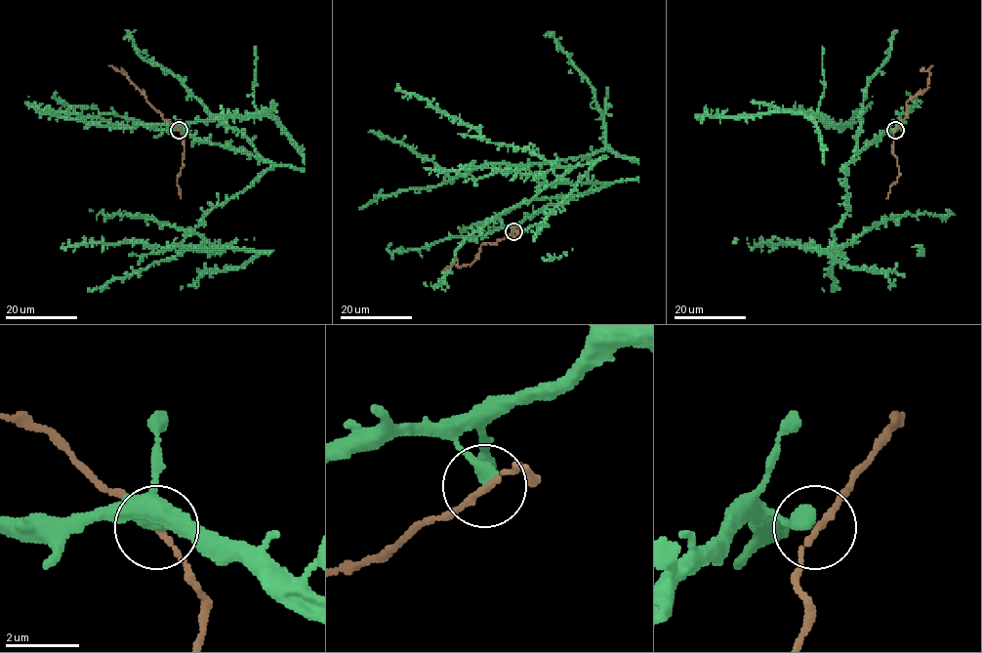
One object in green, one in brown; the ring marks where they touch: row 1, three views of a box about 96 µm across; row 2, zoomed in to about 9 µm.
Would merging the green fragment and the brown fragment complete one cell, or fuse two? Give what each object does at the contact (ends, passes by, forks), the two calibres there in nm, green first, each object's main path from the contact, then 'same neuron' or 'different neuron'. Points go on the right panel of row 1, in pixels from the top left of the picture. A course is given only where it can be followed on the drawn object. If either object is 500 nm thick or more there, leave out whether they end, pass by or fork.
green ends; brown passes by; calibres 440 and 160 nm; course green (895, 130), (847, 165), (846, 214), (832, 230), (838, 252), (831, 248), (884, 220), (945, 209); course brown (895, 130), (907, 117), (907, 102), (928, 87), (928, 70), (932, 66); same neuron

